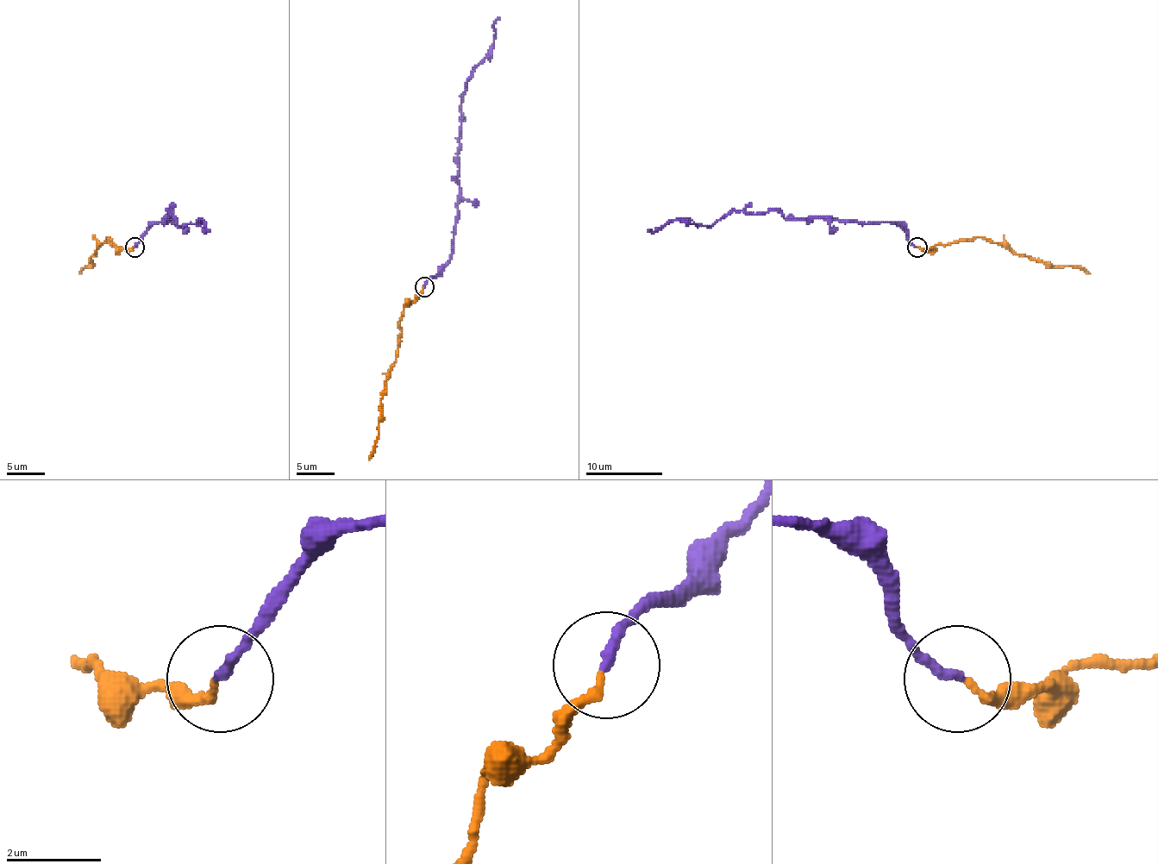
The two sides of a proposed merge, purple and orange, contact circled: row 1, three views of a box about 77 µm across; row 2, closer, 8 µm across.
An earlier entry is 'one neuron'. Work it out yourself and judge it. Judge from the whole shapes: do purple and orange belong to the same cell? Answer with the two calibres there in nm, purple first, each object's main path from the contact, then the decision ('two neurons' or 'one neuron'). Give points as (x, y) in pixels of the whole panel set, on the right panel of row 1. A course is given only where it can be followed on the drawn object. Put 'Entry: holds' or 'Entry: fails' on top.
Entry: holds
220/180 nm | purple via (917, 247), (897, 223), (785, 218), (776, 210), (754, 214), (729, 210), (710, 226), (676, 220), (647, 229) | orange via (917, 247), (931, 248), (985, 237), (994, 242), (1008, 245), (1017, 254), (1054, 266), (1082, 267), (1090, 273) | one neuron

